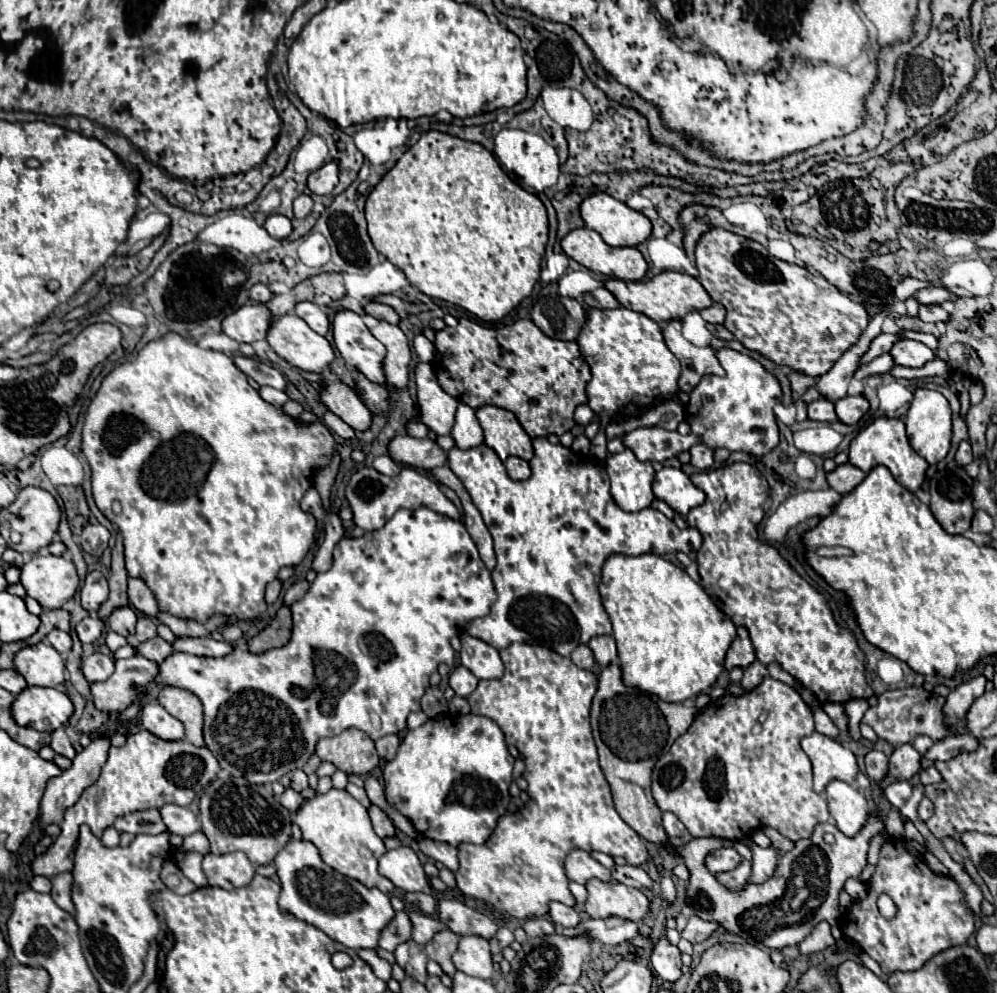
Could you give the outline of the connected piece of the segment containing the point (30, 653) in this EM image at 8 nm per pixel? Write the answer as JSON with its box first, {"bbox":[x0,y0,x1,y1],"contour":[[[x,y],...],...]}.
{"bbox":[14,641,66,687],"contour":[[[42,641],[18,651],[14,665],[16,671],[24,675],[28,685],[60,687],[66,681],[64,659],[52,645],[46,645]]]}

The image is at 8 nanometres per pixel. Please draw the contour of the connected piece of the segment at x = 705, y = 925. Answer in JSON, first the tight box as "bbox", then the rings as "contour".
{"bbox":[680,915,718,945],"contour":[[[692,915],[692,917],[688,919],[688,925],[684,927],[684,931],[680,933],[680,937],[682,937],[682,939],[688,939],[688,941],[694,945],[694,943],[702,943],[704,939],[708,939],[714,929],[718,929],[716,923],[702,921],[702,919],[698,919],[698,917]]]}

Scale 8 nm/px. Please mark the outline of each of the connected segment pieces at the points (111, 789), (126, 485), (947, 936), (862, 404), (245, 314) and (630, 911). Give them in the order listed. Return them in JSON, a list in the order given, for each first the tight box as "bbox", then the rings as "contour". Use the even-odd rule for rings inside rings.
[{"bbox":[32,729,220,877],"contour":[[[142,729],[136,735],[130,735],[122,747],[112,747],[108,751],[108,759],[102,767],[100,777],[94,785],[90,785],[78,803],[64,813],[62,833],[54,839],[52,847],[34,859],[32,871],[34,875],[54,877],[58,873],[70,871],[74,867],[74,853],[78,845],[78,829],[80,825],[88,825],[96,837],[104,833],[106,827],[114,823],[116,817],[156,807],[176,803],[190,805],[192,799],[216,777],[220,765],[214,755],[206,747],[194,747],[184,741],[162,741],[150,731]]]},{"bbox":[82,331,336,623],"contour":[[[172,331],[166,333],[162,339],[150,341],[134,361],[118,365],[112,373],[104,377],[96,397],[86,411],[82,427],[82,453],[92,469],[94,501],[102,515],[118,527],[124,539],[128,575],[142,579],[150,587],[150,591],[158,599],[160,611],[182,619],[194,619],[198,623],[206,623],[212,615],[234,615],[238,621],[254,621],[266,611],[266,583],[274,581],[282,567],[296,567],[316,541],[316,519],[300,509],[300,501],[304,493],[314,485],[316,471],[320,471],[320,467],[326,467],[336,451],[336,439],[324,423],[302,423],[300,419],[286,415],[280,407],[266,403],[260,393],[248,383],[248,377],[234,365],[232,357],[220,351],[202,349],[192,339],[186,339]],[[114,501],[122,505],[120,515],[112,513]]]},{"bbox":[844,839,976,975],"contour":[[[890,839],[882,847],[875,875],[870,879],[868,897],[858,901],[858,913],[848,915],[848,919],[852,919],[852,915],[856,917],[858,937],[854,937],[854,921],[848,921],[844,925],[846,941],[858,943],[864,953],[878,961],[886,975],[896,971],[916,971],[936,953],[954,945],[964,945],[976,931],[974,913],[964,903],[962,887],[952,877],[936,875],[920,855],[906,851],[902,839]],[[880,893],[888,893],[898,907],[892,921],[884,919],[876,907]]]},{"bbox":[836,395,868,425],"contour":[[[858,395],[858,397],[842,397],[842,399],[838,399],[836,403],[836,415],[838,415],[838,419],[842,421],[842,423],[846,423],[846,425],[854,425],[854,423],[858,423],[860,421],[860,417],[868,411],[868,401],[862,397],[862,395]]]},{"bbox":[222,303,272,343],"contour":[[[248,303],[222,321],[222,331],[240,343],[254,343],[266,339],[270,323],[272,313],[266,305]]]},{"bbox":[586,879,650,923],"contour":[[[592,879],[586,883],[586,889],[586,913],[592,919],[606,919],[614,915],[640,923],[650,913],[650,899],[634,887],[626,887],[618,881],[602,883],[598,879]]]}]

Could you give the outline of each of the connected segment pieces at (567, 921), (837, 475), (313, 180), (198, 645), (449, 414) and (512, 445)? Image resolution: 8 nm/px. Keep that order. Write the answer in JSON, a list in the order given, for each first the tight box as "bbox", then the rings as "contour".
[{"bbox":[550,903,580,927],"contour":[[[550,903],[550,919],[562,927],[576,927],[580,923],[580,915],[562,903]]]},{"bbox":[826,463,866,495],"contour":[[[846,463],[846,465],[838,465],[836,471],[828,473],[826,477],[828,477],[828,483],[830,483],[830,487],[832,487],[834,491],[846,495],[846,493],[850,493],[858,483],[864,481],[866,473],[860,471],[860,469],[854,467],[854,465]]]},{"bbox":[308,161,338,195],"contour":[[[330,161],[318,171],[308,175],[308,189],[316,195],[330,195],[336,185],[338,185],[338,163],[336,161]]]},{"bbox":[174,637,234,657],"contour":[[[180,637],[174,645],[174,651],[184,651],[190,655],[198,657],[226,657],[234,651],[234,645],[230,643],[220,643],[216,639],[190,639],[190,637]]]},{"bbox":[416,363,458,435],"contour":[[[420,363],[416,367],[416,385],[418,385],[418,403],[422,409],[418,421],[426,423],[428,429],[432,429],[436,435],[450,435],[458,399],[450,397],[438,385],[438,377],[430,363]]]},{"bbox":[476,405,534,461],"contour":[[[486,405],[476,411],[476,417],[484,429],[484,443],[492,447],[502,461],[506,461],[510,455],[516,455],[524,461],[530,461],[534,457],[532,441],[514,413]]]}]

